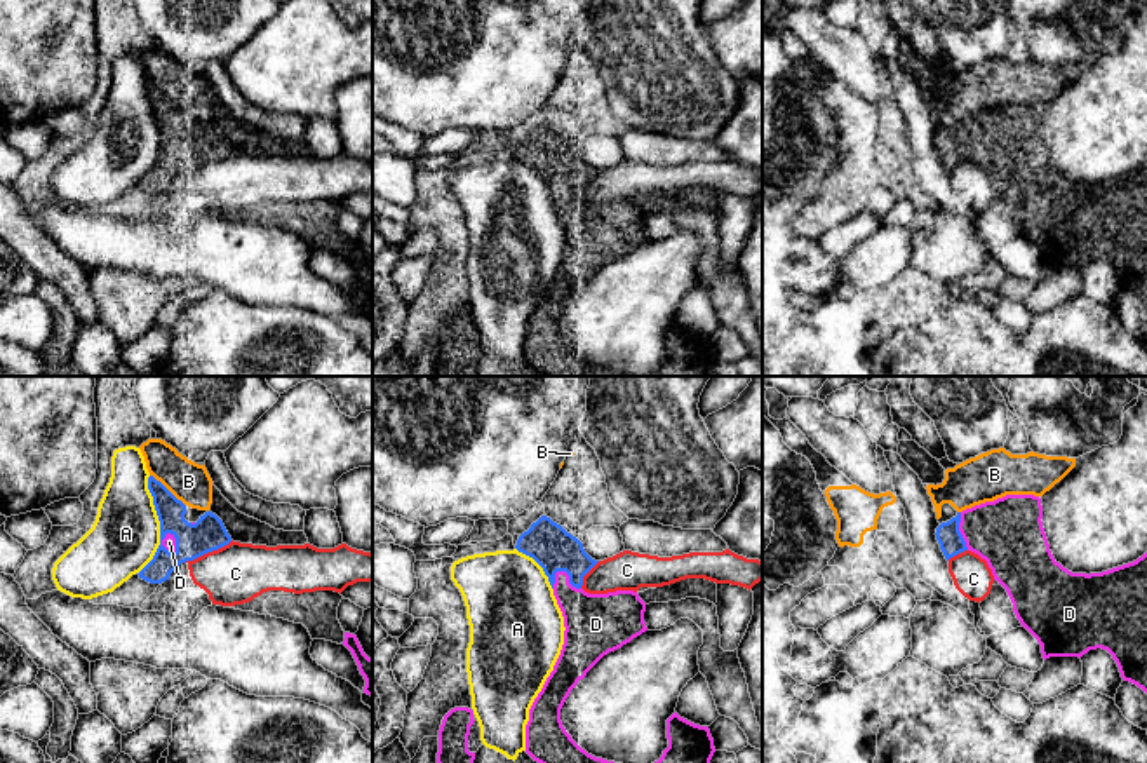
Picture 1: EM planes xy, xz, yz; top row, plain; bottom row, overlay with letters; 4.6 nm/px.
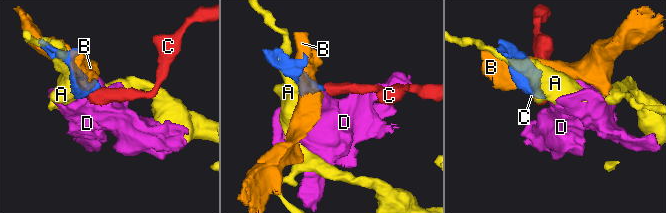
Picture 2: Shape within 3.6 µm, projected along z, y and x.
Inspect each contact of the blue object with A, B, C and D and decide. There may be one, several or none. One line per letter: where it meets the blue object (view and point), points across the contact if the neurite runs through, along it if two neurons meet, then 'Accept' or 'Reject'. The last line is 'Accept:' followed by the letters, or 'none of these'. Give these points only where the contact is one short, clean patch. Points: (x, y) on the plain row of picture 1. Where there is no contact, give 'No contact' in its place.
A: Touches blue at xy (160, 135). Reject
B: Touches blue at xy (166, 98). Reject
C: Touches blue at xy (207, 161). Reject
D: Touches blue at xz (570, 187). Accept
Accept: D

